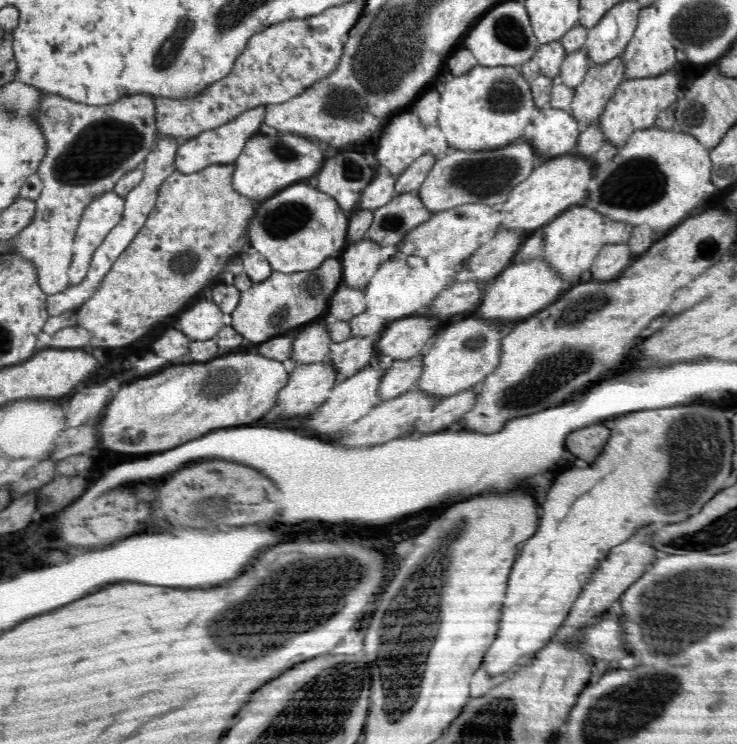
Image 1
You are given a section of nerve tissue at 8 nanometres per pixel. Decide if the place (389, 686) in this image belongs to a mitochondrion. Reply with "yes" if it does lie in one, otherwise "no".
yes

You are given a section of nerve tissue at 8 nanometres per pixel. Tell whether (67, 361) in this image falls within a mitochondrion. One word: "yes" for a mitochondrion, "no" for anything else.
no

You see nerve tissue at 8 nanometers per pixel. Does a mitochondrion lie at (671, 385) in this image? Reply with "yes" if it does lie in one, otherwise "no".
no

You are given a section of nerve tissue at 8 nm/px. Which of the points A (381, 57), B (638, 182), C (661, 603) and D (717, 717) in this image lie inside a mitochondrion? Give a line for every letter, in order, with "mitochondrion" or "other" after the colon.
A: mitochondrion
B: mitochondrion
C: mitochondrion
D: other

